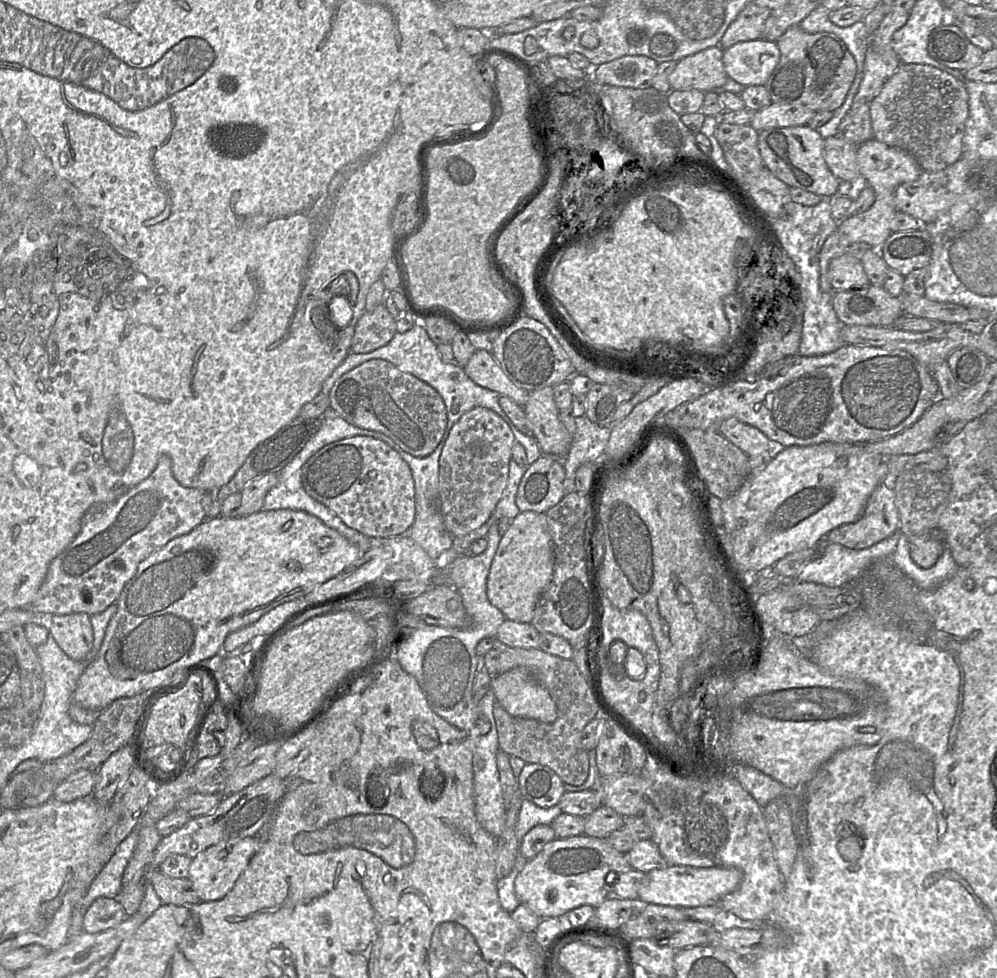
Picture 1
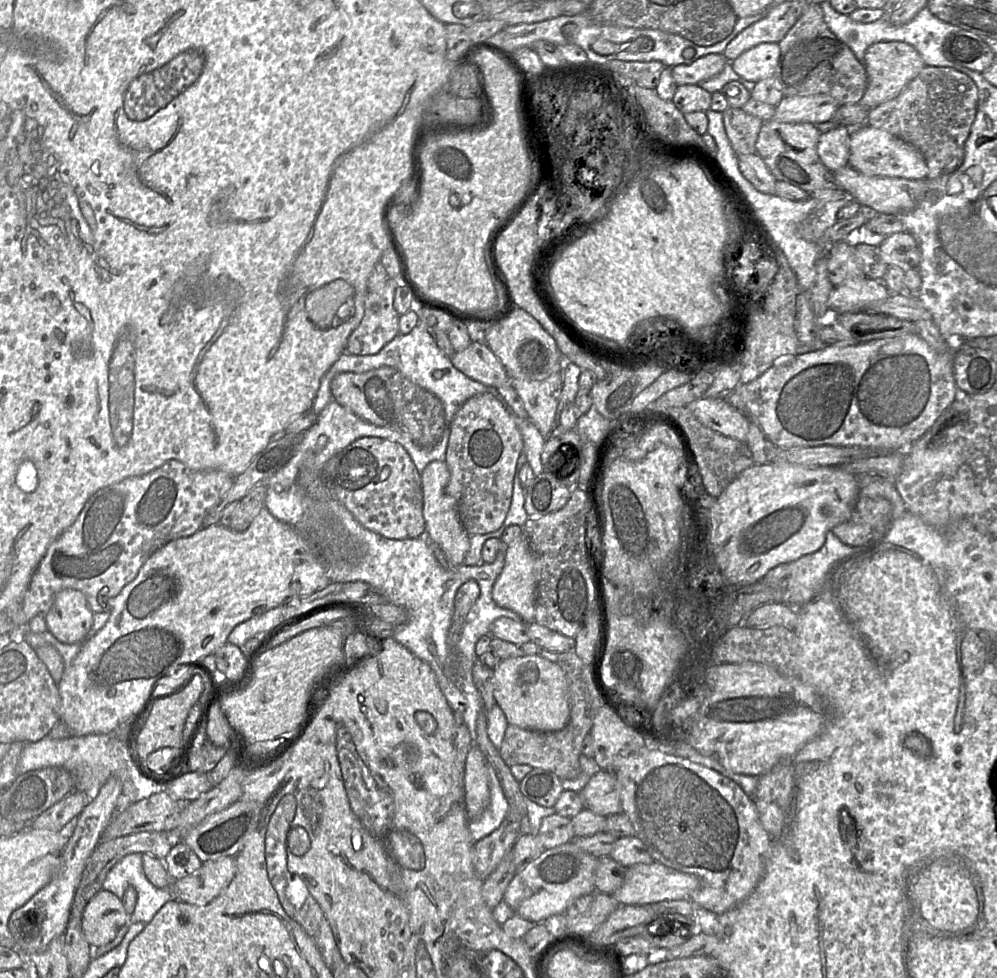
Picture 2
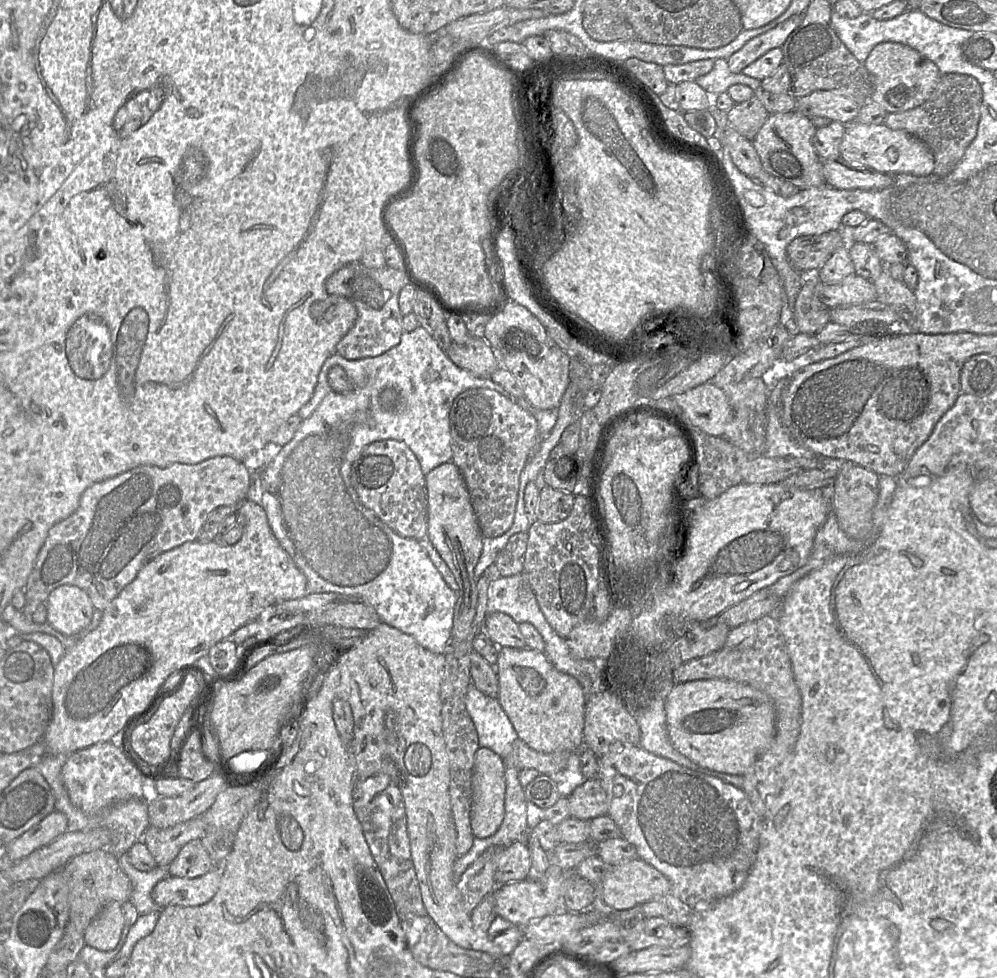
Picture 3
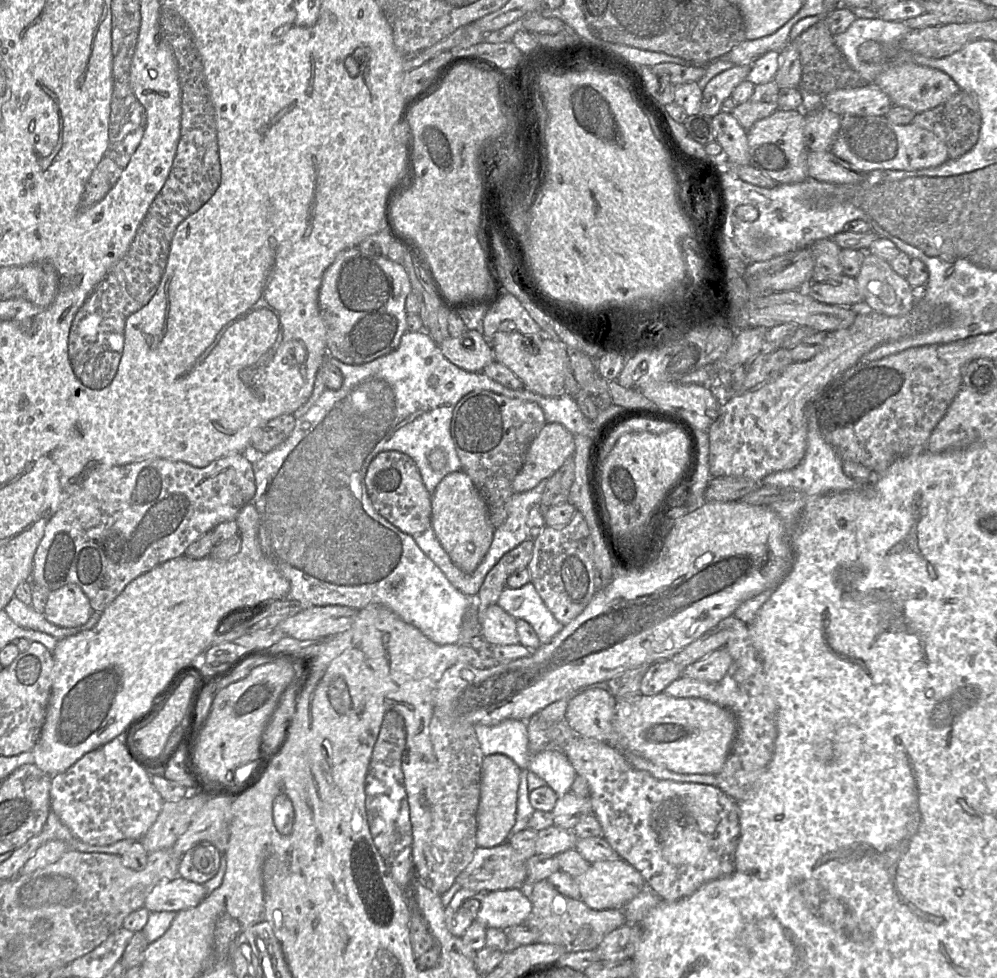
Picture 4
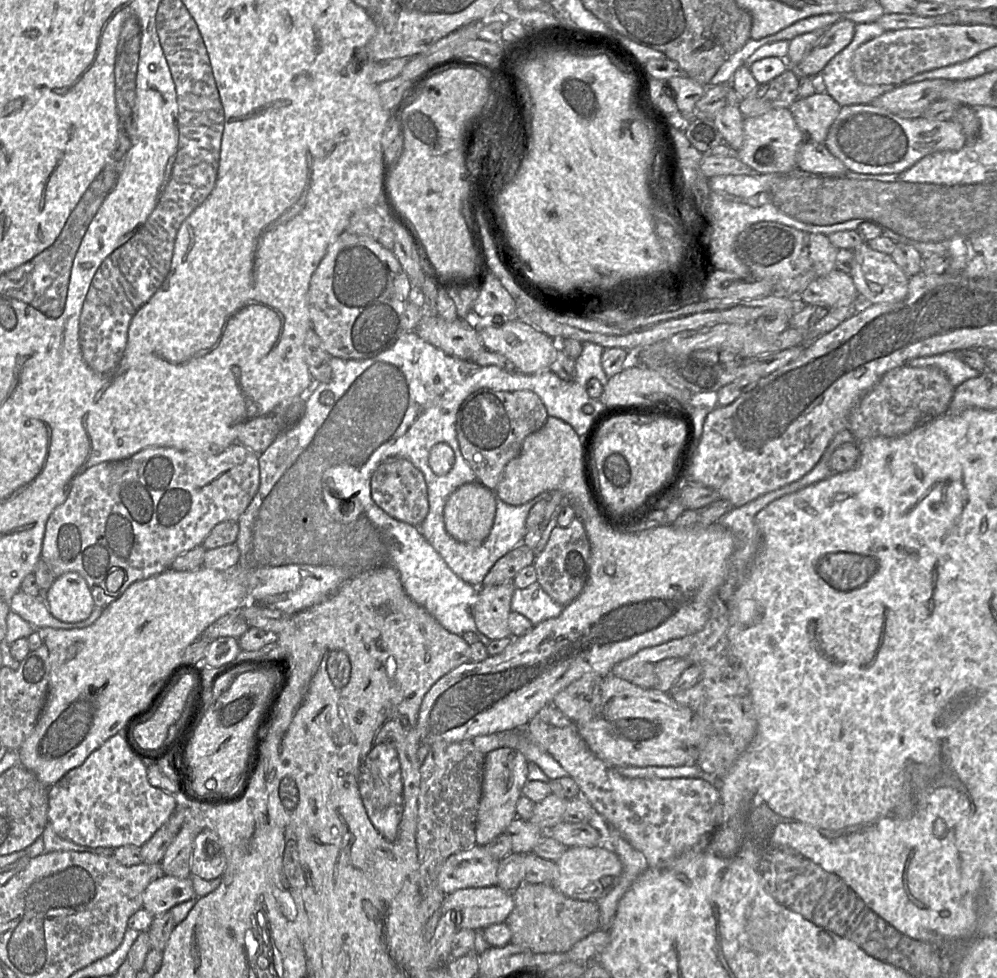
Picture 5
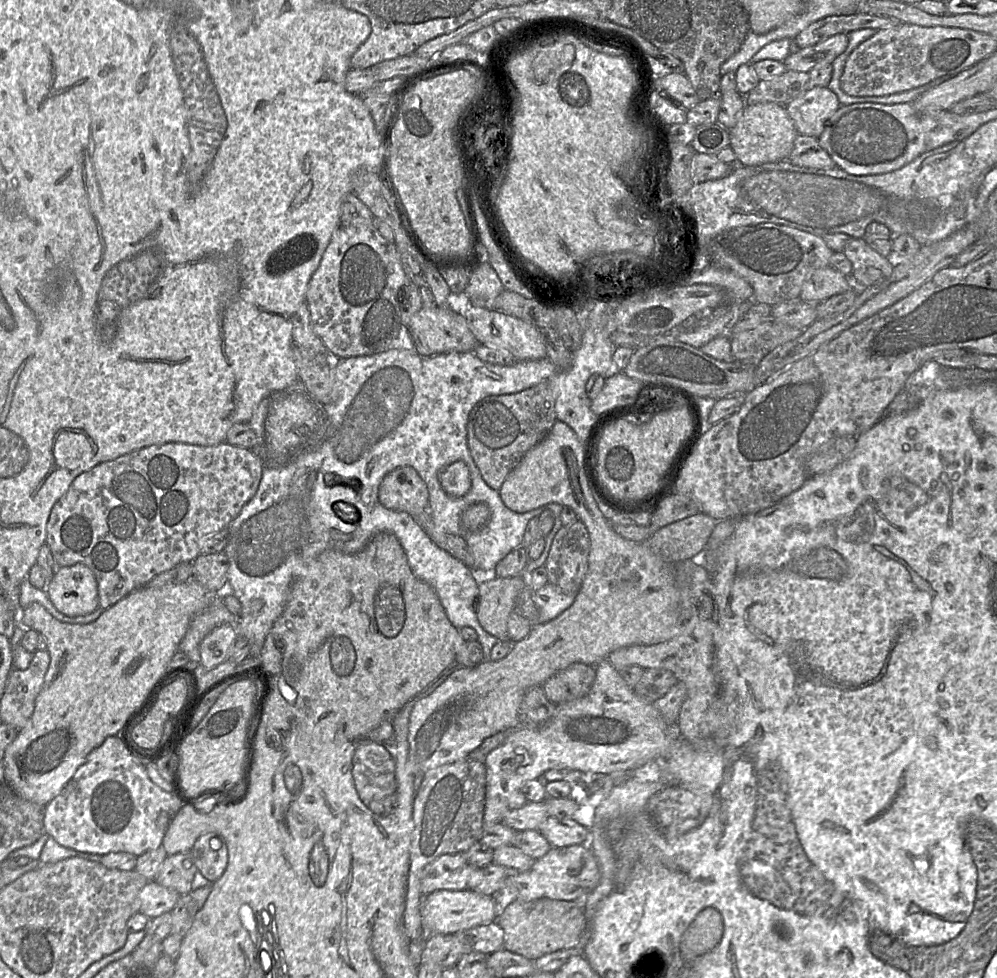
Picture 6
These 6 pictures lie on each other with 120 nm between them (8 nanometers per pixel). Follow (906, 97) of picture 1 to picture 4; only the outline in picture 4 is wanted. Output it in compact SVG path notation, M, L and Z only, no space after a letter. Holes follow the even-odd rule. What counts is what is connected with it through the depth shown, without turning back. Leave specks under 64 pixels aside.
M959 90L937 107L916 114L910 124L934 133L946 145L949 158L955 159L967 153L977 143L981 118L976 99L969 93Z

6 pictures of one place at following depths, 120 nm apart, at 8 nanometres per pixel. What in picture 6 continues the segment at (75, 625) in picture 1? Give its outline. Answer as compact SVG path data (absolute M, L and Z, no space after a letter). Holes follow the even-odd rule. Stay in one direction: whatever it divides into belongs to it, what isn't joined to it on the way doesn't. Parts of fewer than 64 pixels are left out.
M82 563L58 567L46 586L46 593L55 608L69 617L84 616L99 607L96 578Z

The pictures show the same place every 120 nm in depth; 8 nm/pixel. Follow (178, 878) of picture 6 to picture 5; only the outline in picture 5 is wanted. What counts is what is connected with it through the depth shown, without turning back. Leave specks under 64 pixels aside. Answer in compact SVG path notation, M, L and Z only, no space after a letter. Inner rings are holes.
M189 817L184 821L161 861L164 875L179 879L186 879L191 876L193 842L203 830L204 820L202 817Z

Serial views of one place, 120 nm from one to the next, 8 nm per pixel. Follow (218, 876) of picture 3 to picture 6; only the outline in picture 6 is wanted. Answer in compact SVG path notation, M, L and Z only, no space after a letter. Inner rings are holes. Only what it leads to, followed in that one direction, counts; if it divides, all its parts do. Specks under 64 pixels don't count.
M151 880L139 893L139 911L149 919L169 913L176 906L180 896L177 891Z

